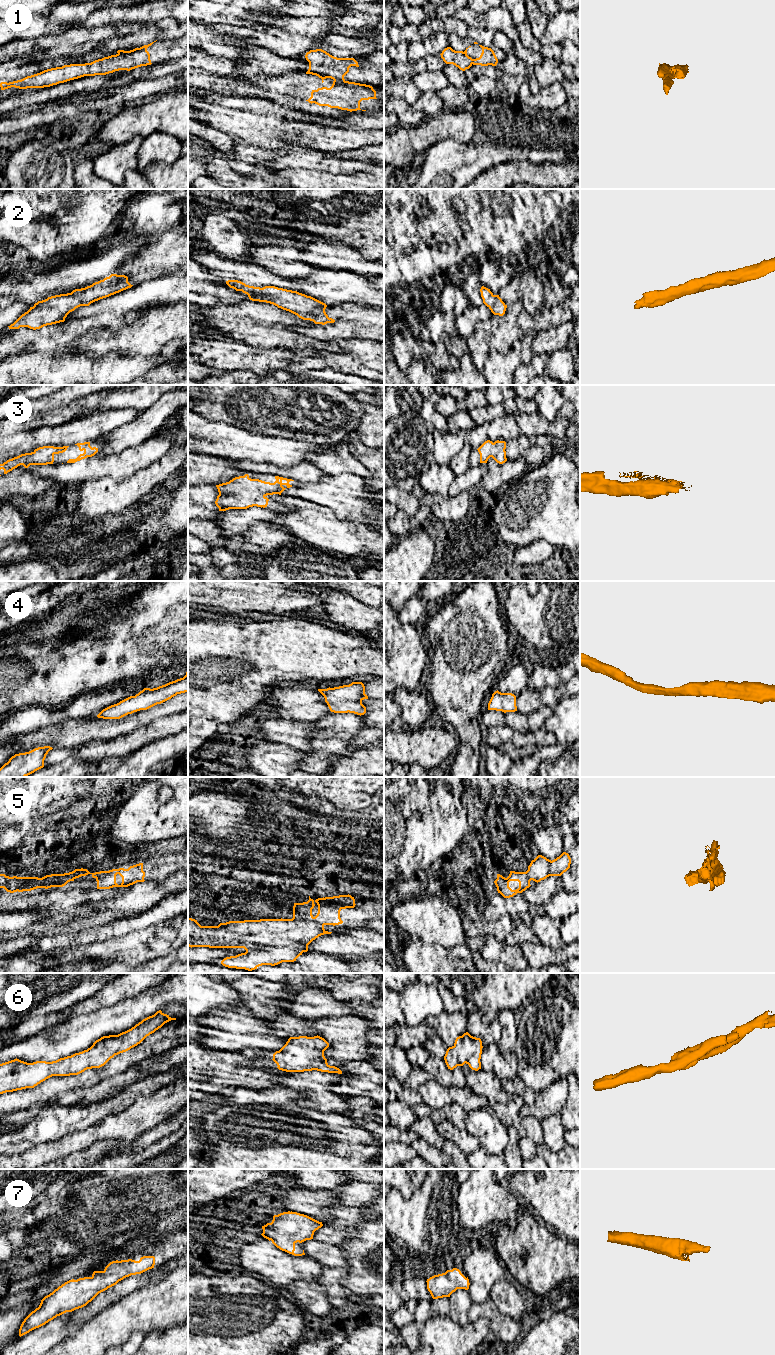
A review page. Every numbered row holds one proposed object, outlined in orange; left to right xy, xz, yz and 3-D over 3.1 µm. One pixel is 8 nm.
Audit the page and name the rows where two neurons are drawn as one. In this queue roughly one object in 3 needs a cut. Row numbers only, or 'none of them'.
1, 5

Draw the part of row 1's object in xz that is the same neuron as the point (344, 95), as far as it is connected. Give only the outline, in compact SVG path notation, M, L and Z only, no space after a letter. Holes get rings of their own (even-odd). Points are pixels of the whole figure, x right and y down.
M334 80L330 88L322 87L312 90L311 97L306 101L352 112L361 110L360 102L369 99L377 99L376 91L372 86Z

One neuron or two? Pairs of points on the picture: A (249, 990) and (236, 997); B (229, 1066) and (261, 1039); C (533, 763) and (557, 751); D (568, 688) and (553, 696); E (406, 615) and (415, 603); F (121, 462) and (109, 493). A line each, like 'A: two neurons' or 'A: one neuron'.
A: two neurons
B: two neurons
C: one neuron
D: one neuron
E: one neuron
F: two neurons

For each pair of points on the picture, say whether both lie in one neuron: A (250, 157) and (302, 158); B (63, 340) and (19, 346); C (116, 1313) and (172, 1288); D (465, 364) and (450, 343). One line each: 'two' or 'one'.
A: one
B: one
C: one
D: two

